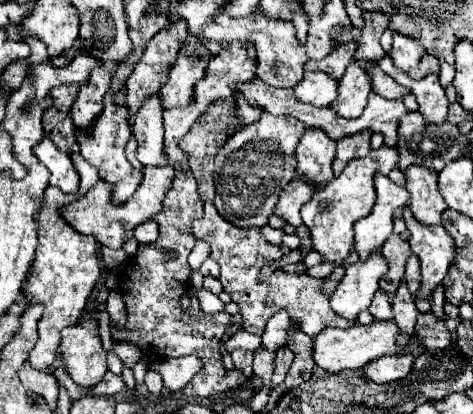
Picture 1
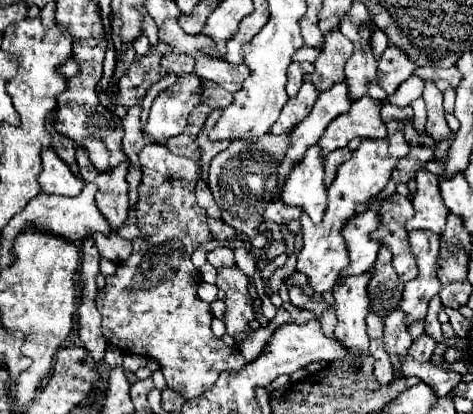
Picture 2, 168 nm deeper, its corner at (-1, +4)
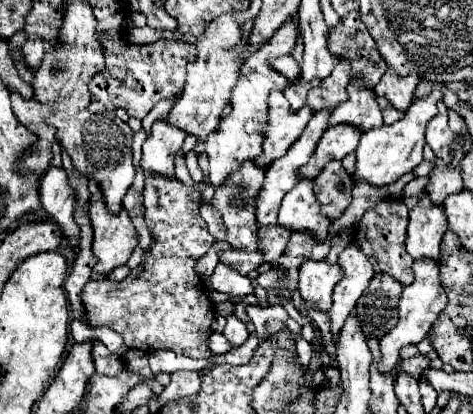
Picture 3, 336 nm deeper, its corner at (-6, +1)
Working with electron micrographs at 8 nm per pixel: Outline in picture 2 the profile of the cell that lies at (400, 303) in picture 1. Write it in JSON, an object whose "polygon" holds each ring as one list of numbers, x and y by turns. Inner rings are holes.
{"polygon":[[401,308,393,310,387,318,385,318,385,332,383,332,383,344,385,350,391,358,391,366,393,366,393,374,395,378,401,378,401,370,397,370,397,358,401,358,403,354,407,354,409,346,411,346,411,336,407,332,407,324,405,324,405,314,401,312]]}

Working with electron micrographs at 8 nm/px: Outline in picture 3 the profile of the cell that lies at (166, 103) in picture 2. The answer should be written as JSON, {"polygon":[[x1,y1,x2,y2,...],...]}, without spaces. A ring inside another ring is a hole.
{"polygon":[[166,119,156,121,142,147,142,169,148,173,174,175,174,153,178,153,184,139,186,133,182,129,170,125]]}

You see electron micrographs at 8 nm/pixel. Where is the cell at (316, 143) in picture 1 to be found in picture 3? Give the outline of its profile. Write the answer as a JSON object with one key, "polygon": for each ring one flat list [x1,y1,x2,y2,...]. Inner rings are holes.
{"polygon":[[302,179,290,193,286,193,280,205,278,223,292,231,310,229,320,241,326,237,330,219,320,211,320,201,314,193,314,179]]}

